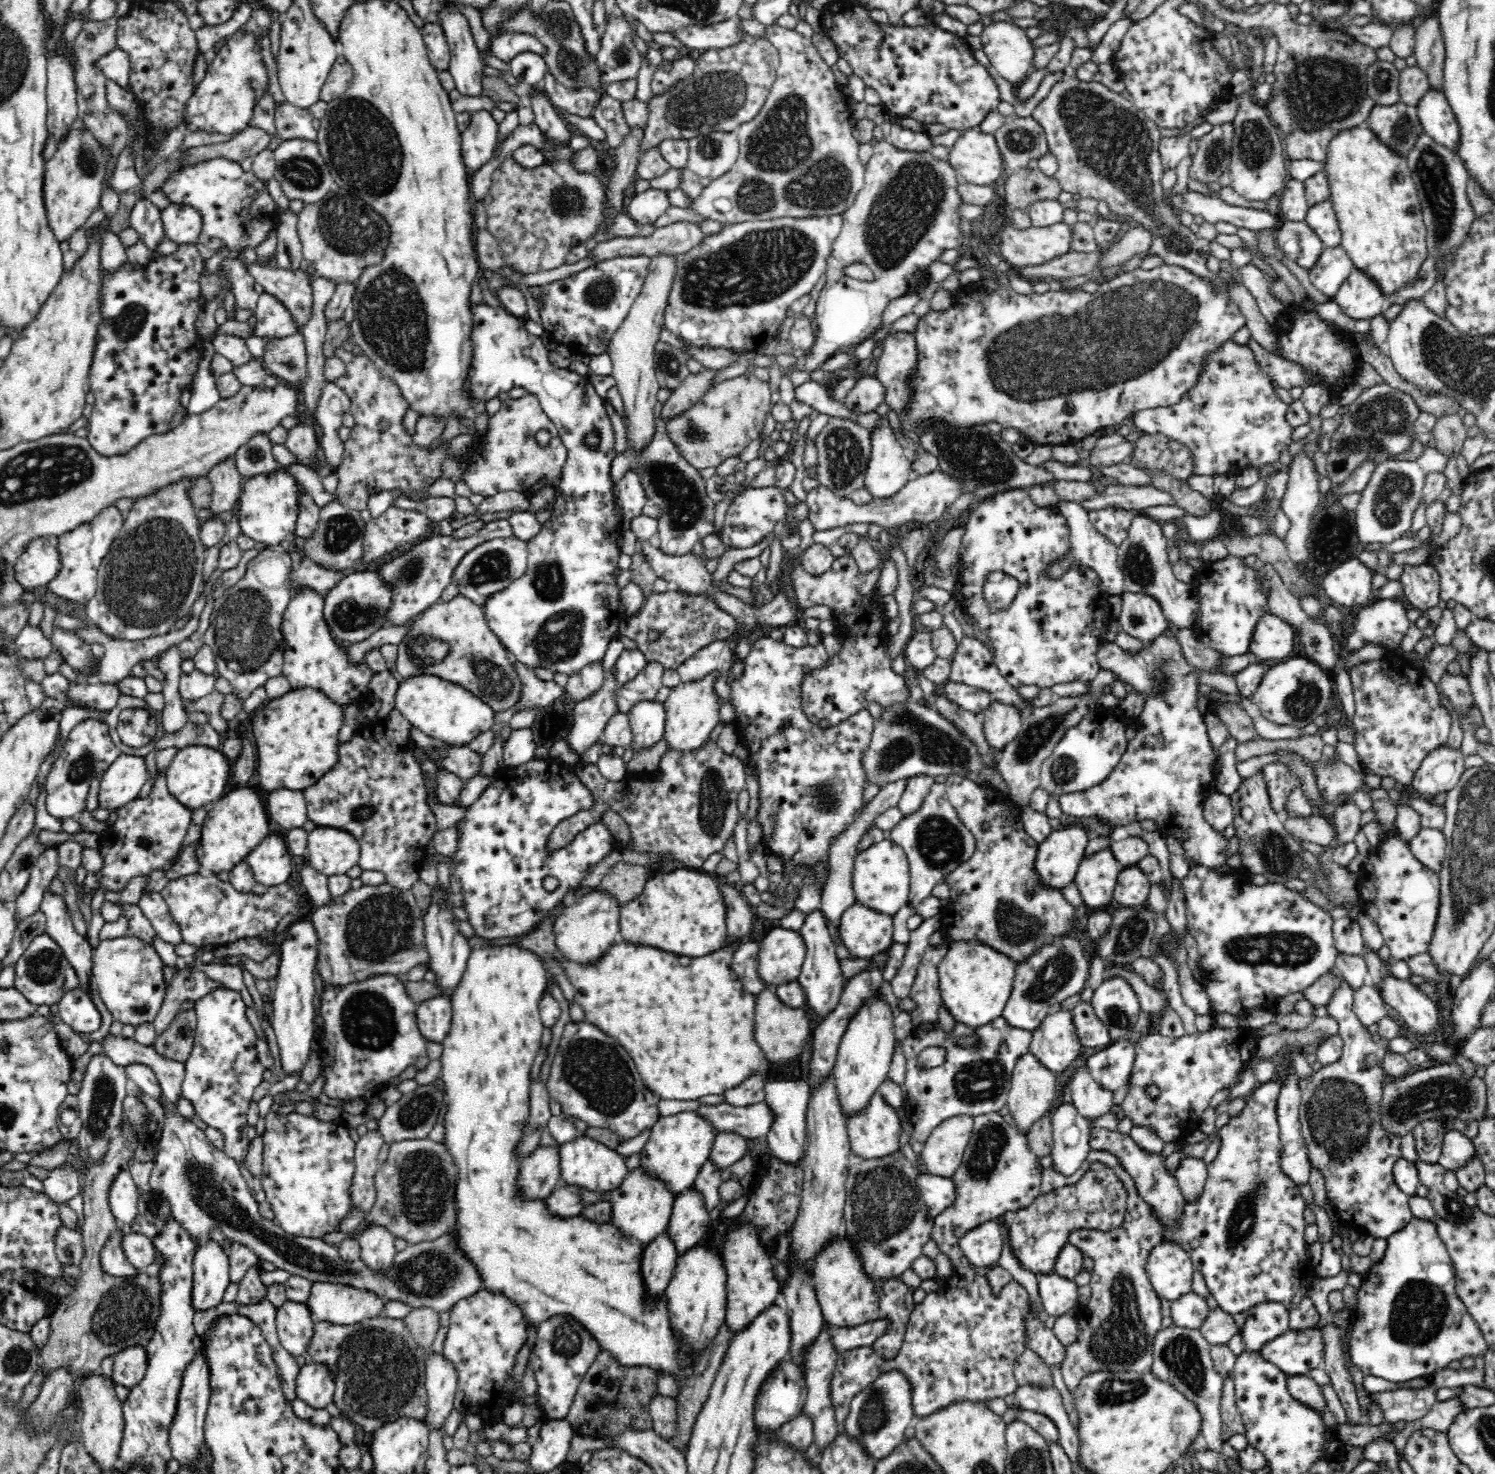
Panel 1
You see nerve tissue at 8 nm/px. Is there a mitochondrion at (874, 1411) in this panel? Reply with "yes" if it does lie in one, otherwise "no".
yes

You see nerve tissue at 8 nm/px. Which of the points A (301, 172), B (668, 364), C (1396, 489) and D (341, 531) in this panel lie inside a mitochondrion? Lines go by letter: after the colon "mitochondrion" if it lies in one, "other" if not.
A: mitochondrion
B: mitochondrion
C: mitochondrion
D: mitochondrion

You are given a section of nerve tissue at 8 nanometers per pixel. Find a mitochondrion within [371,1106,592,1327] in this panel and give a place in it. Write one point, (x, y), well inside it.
(424, 1183)

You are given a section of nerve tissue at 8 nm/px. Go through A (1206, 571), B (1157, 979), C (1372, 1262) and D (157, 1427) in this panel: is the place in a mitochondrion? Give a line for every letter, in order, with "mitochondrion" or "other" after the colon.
A: other
B: other
C: other
D: mitochondrion

